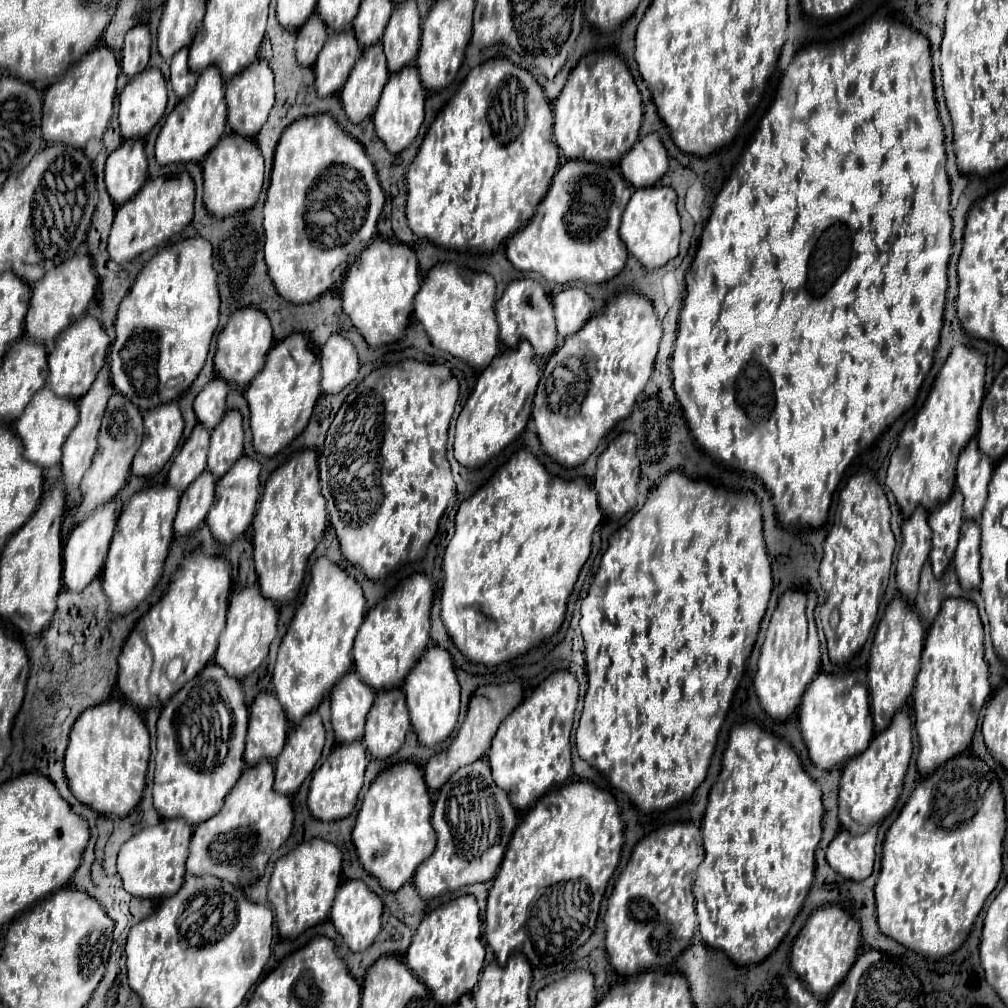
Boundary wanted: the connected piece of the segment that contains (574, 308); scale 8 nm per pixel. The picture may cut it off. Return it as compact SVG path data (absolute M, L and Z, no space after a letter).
M562 289L556 295L552 295L554 303L554 319L556 319L556 331L558 331L558 345L562 345L562 339L576 333L586 319L594 313L594 303L586 295L584 289Z

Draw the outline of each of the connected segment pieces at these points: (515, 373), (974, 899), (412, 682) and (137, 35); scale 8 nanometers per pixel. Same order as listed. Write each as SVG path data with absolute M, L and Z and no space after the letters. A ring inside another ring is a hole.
M522 341L514 349L504 349L494 357L494 363L480 373L474 391L470 393L460 417L456 421L454 457L468 469L482 467L490 457L498 455L508 443L512 443L528 423L534 391L540 379L540 365L534 359L530 343Z
M972 753L952 757L916 785L886 833L882 867L876 881L878 927L884 935L924 957L942 959L964 943L986 897L1000 879L1006 813L1002 785L992 775L992 769Z
M430 643L422 659L416 663L414 671L410 671L410 675L406 677L402 689L410 709L412 729L416 731L418 741L424 745L436 745L444 741L456 727L458 709L460 709L460 685L458 685L458 677L450 653L444 647Z
M136 25L128 31L120 61L124 75L134 77L146 69L150 61L150 45L152 45L152 37L148 25Z

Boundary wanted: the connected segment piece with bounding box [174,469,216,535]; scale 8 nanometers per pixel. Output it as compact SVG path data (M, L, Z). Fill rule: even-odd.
M206 469L206 475L198 479L198 483L190 483L190 487L180 497L180 509L174 519L174 533L186 535L194 531L204 519L214 499L214 485L216 479Z

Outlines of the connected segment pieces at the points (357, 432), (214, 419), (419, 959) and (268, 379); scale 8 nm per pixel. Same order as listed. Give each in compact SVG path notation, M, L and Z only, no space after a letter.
M404 359L396 365L384 365L378 367L376 371L372 371L342 403L340 411L336 413L328 433L326 433L326 441L324 441L324 451L320 457L320 487L322 487L322 495L326 499L326 507L328 507L328 515L330 515L330 523L336 529L336 535L340 539L340 549L344 553L344 557L350 563L356 563L362 567L362 571L366 573L368 579L372 581L380 581L384 579L390 571L394 571L398 565L406 563L406 561L416 561L424 555L426 545L432 541L432 537L438 531L438 521L444 513L444 509L448 507L450 499L456 493L456 485L452 481L452 473L450 473L450 463L446 459L446 441L448 441L448 425L458 401L458 381L452 377L450 369L444 365L430 365L430 363L422 363L416 359Z
M214 377L194 399L194 413L198 421L212 429L220 423L222 415L226 413L226 395L228 395L228 383L222 381L222 377Z
M462 895L428 913L418 925L404 959L414 975L432 991L438 1003L450 1005L460 995L472 993L484 967L482 923L474 895Z
M292 333L270 349L264 369L252 379L244 393L250 405L252 443L258 453L272 457L304 431L316 399L322 393L318 387L318 379L318 355L314 353L314 349L310 349L310 341L304 337L304 333Z

